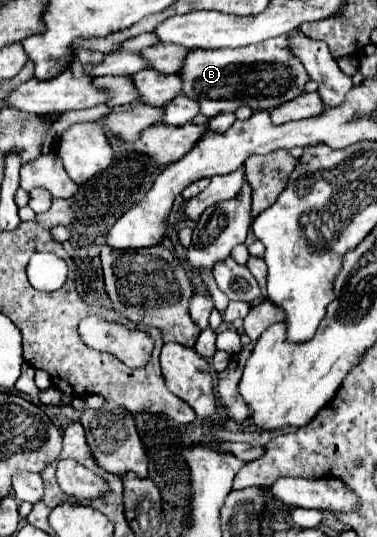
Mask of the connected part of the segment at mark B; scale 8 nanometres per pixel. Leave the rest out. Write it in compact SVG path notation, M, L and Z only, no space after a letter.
M277 36L261 44L251 44L247 48L217 48L217 50L191 50L183 76L183 94L197 100L201 114L215 116L219 112L235 112L241 106L259 110L273 110L279 104L303 94L309 82L307 70L301 60L293 56L287 36Z

